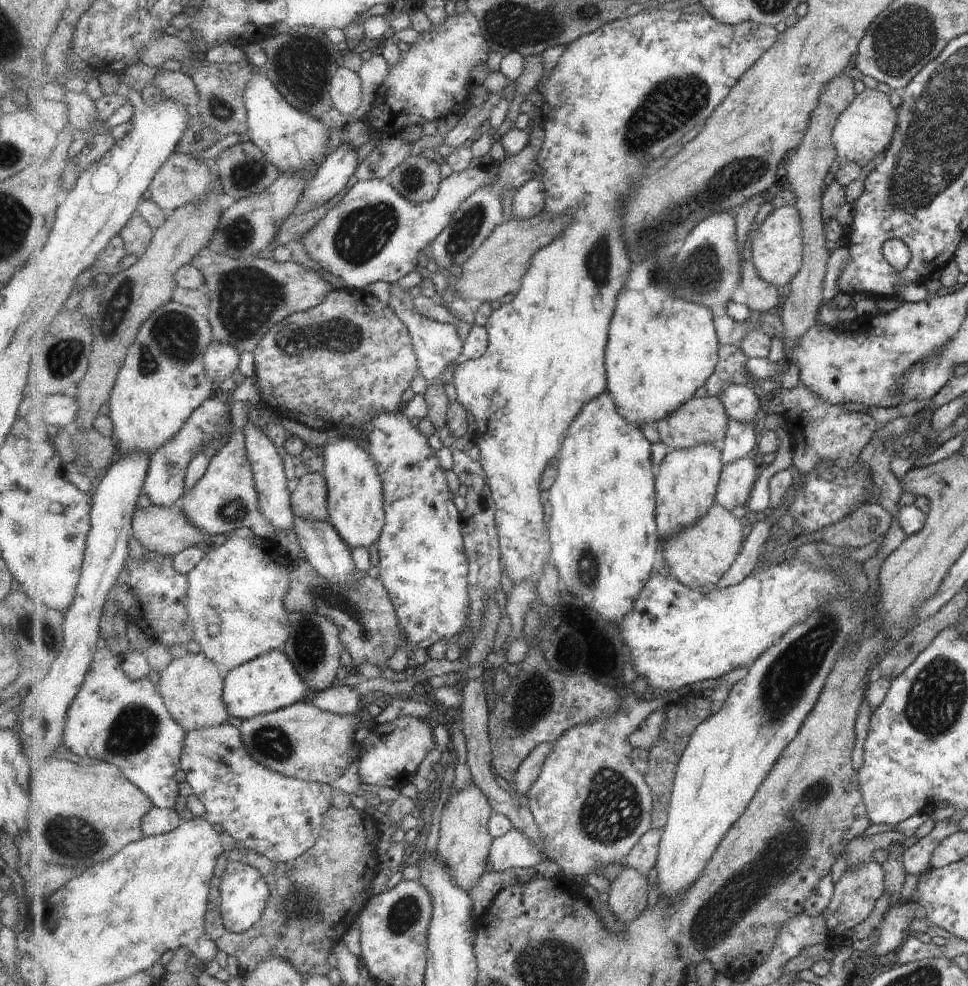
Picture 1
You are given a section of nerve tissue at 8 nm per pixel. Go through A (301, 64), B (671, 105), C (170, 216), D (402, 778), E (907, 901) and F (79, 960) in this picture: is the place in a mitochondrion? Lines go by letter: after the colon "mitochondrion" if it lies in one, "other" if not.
A: mitochondrion
B: mitochondrion
C: other
D: other
E: other
F: other

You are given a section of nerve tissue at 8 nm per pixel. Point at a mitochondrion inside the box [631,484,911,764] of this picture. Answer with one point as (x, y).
(784, 683)

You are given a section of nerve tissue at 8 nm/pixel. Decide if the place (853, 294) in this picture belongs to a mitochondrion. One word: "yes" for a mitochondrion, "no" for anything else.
no

